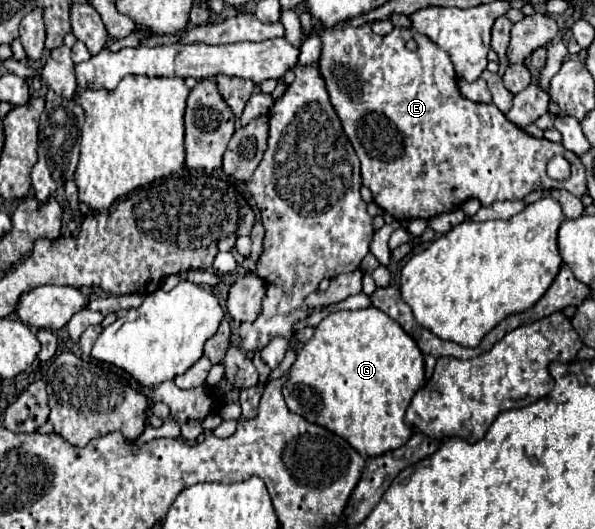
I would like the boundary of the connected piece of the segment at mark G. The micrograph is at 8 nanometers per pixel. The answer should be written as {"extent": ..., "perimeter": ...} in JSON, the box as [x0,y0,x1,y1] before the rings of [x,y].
{"extent":[283,307,423,457],"perimeter":[[[375,307],[361,311],[343,309],[329,313],[315,327],[313,337],[297,351],[297,359],[283,385],[283,397],[291,413],[303,415],[303,419],[319,427],[327,427],[363,457],[375,457],[401,447],[413,435],[405,425],[405,411],[411,403],[411,395],[421,387],[423,377],[423,355],[413,337],[407,335],[399,323]]]}

